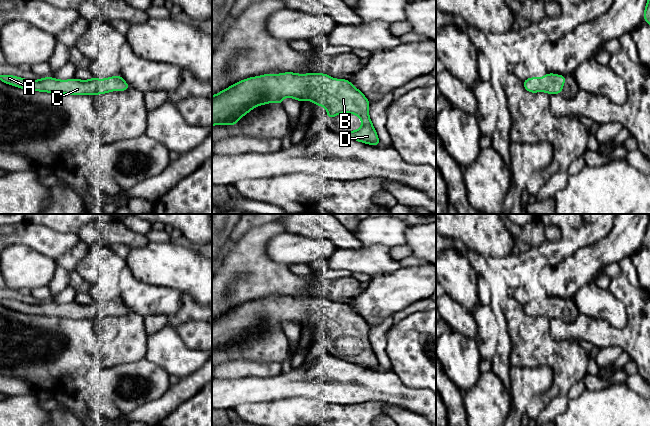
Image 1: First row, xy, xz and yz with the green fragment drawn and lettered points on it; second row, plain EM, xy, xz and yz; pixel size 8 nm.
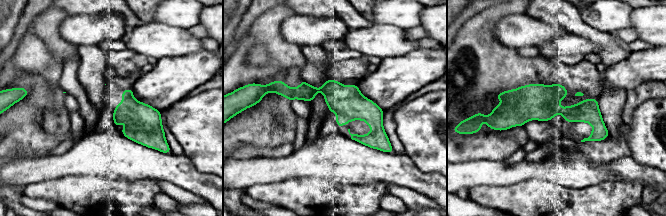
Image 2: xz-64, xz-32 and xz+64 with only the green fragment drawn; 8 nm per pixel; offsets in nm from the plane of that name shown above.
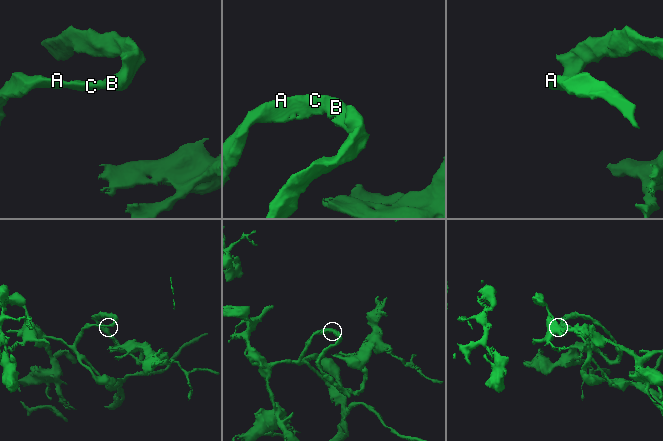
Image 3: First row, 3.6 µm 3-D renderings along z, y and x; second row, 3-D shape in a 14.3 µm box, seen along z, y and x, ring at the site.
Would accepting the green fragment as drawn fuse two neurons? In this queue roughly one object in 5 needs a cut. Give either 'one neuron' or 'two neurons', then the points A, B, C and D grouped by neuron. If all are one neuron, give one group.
one neuron; groups A B C D

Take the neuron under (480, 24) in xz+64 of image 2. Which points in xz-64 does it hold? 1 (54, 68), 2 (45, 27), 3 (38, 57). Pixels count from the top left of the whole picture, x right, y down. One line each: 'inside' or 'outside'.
1: outside
2: inside
3: outside

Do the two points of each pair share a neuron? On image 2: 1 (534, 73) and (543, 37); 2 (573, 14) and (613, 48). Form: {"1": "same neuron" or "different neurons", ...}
{"1": "different neurons", "2": "same neuron"}

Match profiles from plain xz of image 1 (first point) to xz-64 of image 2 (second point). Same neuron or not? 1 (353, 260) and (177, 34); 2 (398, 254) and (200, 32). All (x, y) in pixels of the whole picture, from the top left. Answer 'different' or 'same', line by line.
1: same
2: same

